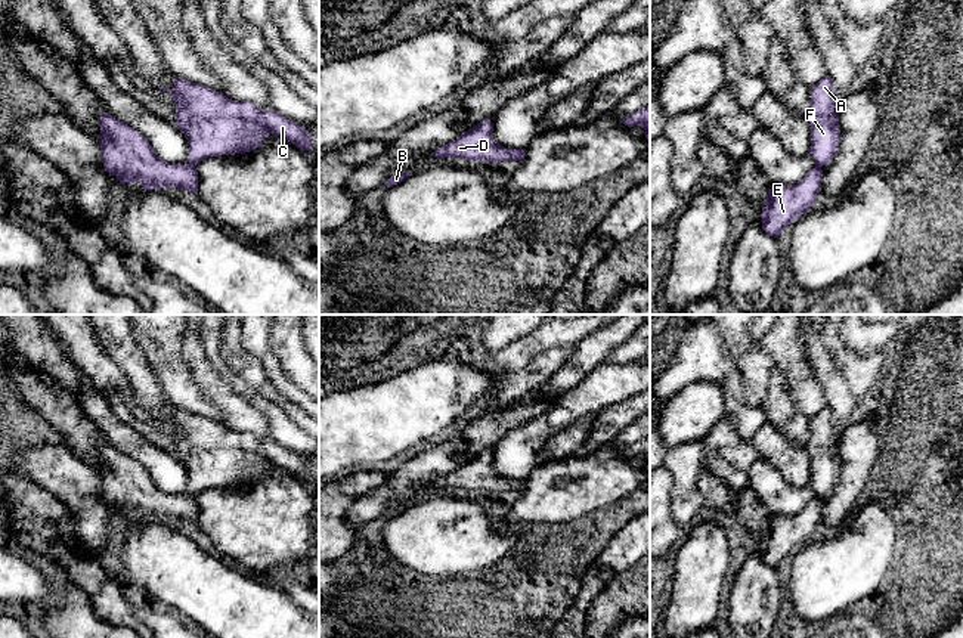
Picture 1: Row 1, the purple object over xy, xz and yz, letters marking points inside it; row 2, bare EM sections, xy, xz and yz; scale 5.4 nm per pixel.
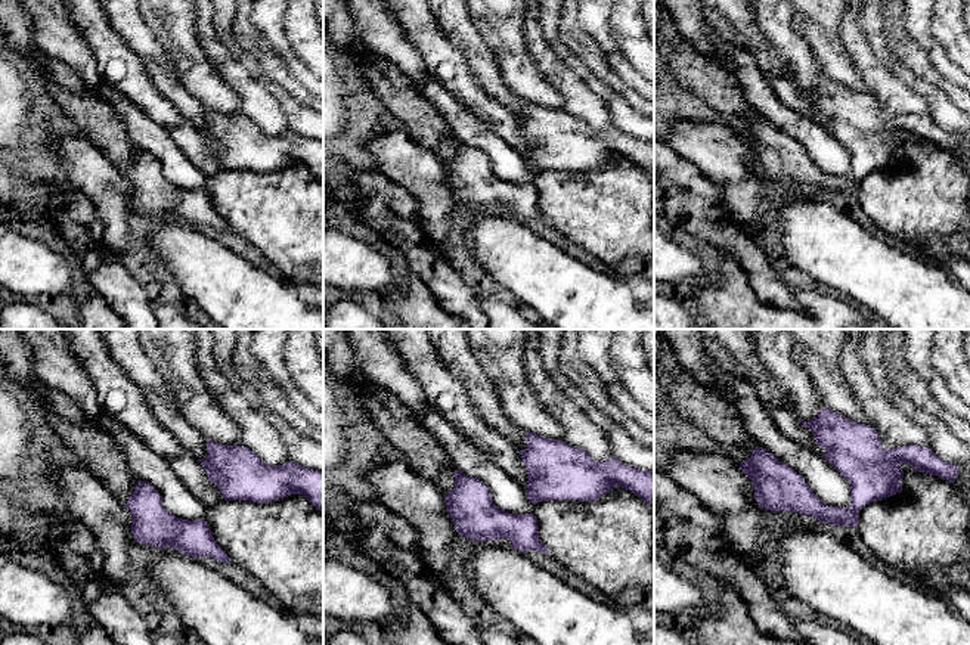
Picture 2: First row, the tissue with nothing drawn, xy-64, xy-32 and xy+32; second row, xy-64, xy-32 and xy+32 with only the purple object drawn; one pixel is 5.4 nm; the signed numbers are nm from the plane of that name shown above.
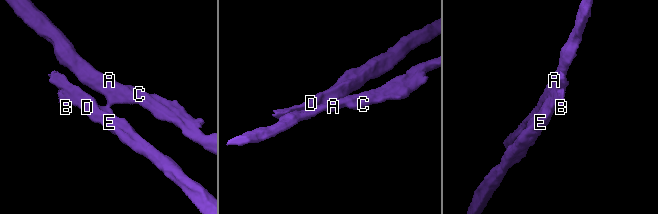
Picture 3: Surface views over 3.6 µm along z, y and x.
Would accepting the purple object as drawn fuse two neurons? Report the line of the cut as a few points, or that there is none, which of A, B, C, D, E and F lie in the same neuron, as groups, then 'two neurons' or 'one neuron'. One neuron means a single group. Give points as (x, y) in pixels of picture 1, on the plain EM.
cut xy (189, 494), (194, 496); groups A C F / B D E; two neurons

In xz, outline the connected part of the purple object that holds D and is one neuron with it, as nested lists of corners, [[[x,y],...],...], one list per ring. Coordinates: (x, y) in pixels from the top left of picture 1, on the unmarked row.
[[[490,450],[482,452],[468,462],[443,477],[439,477],[431,487],[436,489],[465,489],[492,492],[520,492],[526,480],[504,478],[493,470],[493,455]]]

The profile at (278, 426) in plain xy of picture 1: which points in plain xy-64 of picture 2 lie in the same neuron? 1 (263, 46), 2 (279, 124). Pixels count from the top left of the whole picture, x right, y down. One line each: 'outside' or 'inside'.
1: outside
2: outside

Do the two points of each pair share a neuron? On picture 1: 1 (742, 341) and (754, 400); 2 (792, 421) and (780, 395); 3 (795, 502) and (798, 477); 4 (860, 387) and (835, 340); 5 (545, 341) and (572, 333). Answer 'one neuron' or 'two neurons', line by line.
1: one neuron
2: one neuron
3: two neurons
4: one neuron
5: one neuron

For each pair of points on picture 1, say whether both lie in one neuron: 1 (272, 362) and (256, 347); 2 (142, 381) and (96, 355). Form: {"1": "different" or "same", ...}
{"1": "same", "2": "different"}

